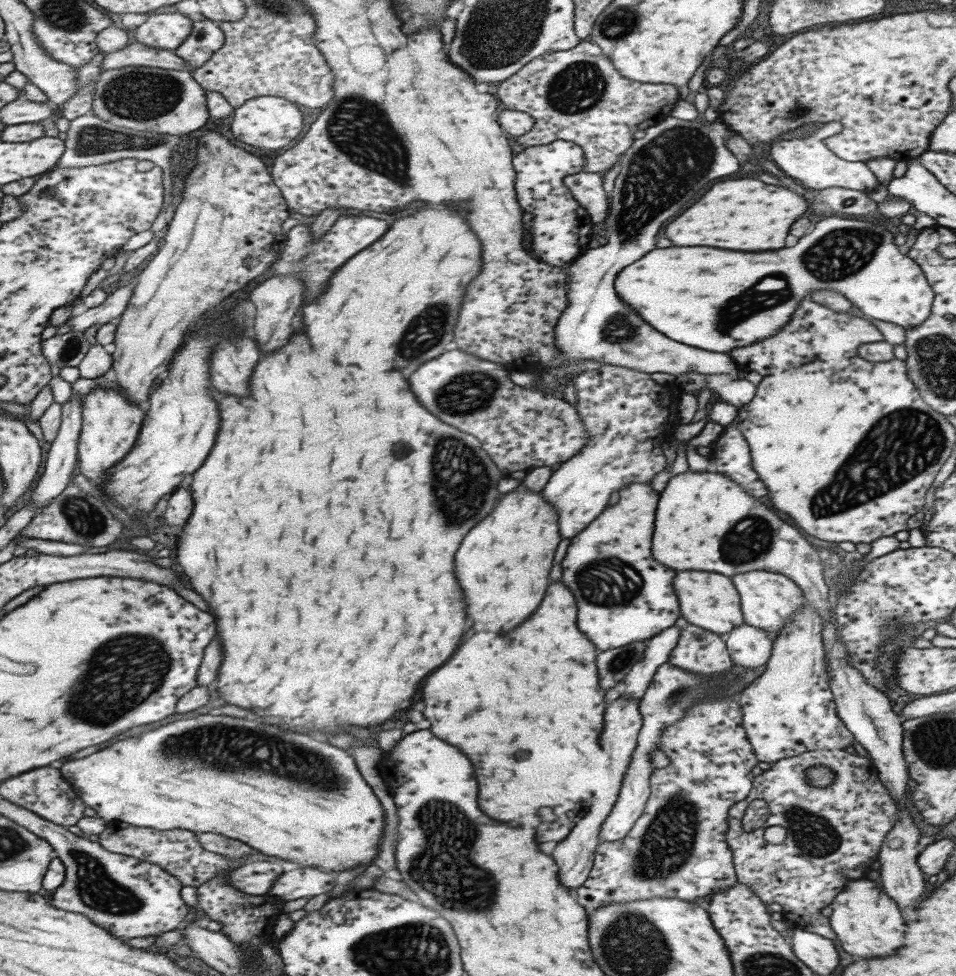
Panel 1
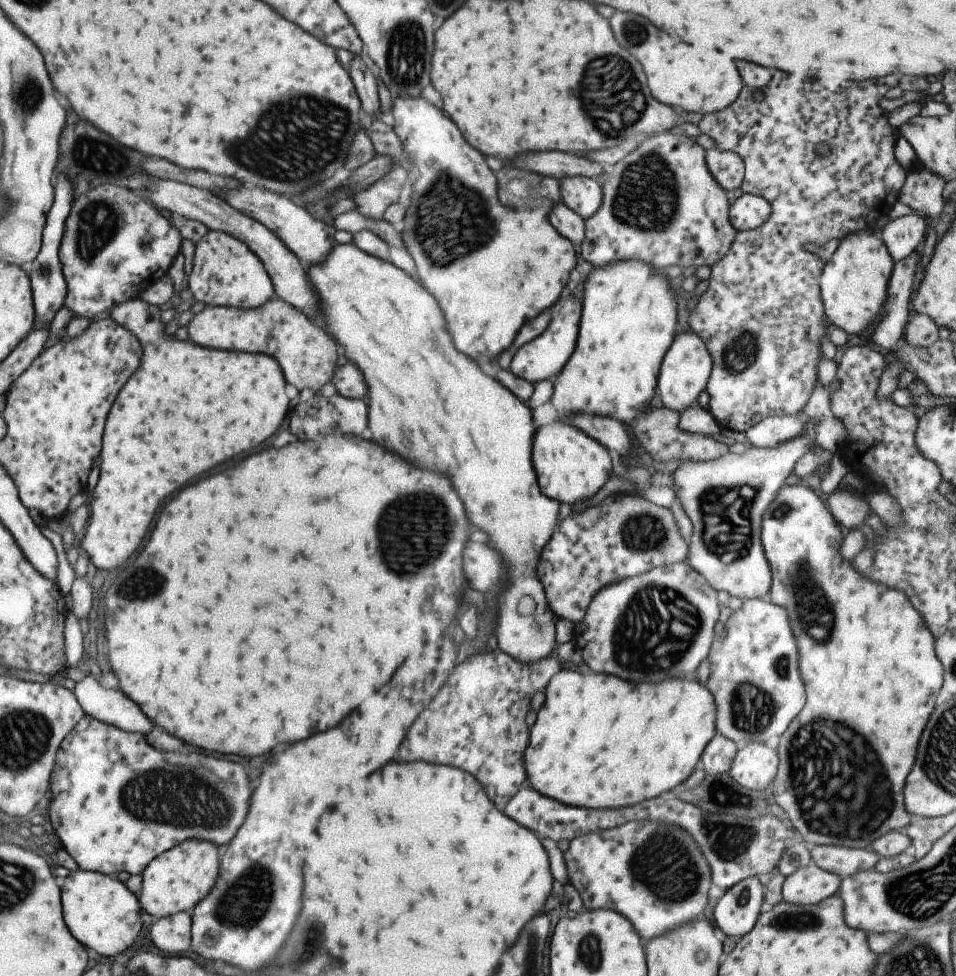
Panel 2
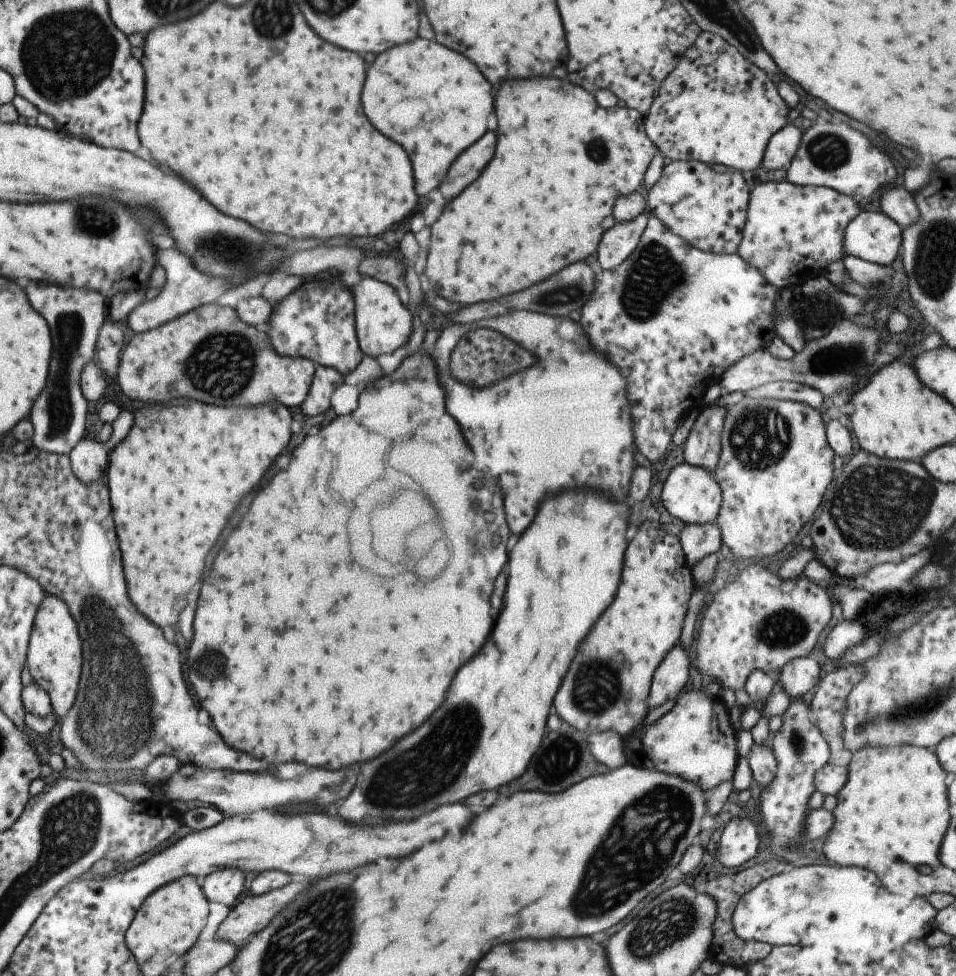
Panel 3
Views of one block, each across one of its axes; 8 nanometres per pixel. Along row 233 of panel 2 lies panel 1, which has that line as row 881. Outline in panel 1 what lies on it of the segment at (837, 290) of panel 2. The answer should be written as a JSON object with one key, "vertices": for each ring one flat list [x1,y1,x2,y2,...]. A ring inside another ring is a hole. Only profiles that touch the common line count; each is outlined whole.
{"vertices":[[871,880,849,882,849,886,845,886,845,890,831,902,831,928,841,942,841,948,851,956,881,958,903,946,905,920,901,918,901,910,897,908,897,902,893,902,885,892,879,892,875,886,877,884]]}

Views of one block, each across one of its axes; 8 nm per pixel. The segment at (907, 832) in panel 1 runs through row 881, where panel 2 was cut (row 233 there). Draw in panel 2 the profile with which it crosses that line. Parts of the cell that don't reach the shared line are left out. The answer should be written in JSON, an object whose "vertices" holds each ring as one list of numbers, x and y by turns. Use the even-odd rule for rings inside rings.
{"vertices":[[907,214,903,218,889,222,881,230,881,242,887,248,889,256,895,262,899,262,907,258,913,250,921,248,925,240,925,232,927,232,925,220,919,218,917,214]]}

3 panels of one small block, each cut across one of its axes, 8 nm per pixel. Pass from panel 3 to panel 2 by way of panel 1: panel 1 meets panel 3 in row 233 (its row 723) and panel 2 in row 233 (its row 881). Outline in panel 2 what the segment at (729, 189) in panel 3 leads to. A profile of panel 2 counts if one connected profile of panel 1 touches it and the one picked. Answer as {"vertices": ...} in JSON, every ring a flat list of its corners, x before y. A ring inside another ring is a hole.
{"vertices":[[673,132,649,136,629,156,609,168,603,178,603,204,597,214,583,222,585,240,579,248,579,256,595,270,605,270,605,266,609,268,615,262,641,262,647,264,649,270,655,268,655,272,673,264,683,266,683,270,697,270,699,266,711,268,727,254,733,238,737,236,737,230,729,222,731,204,727,200,727,192,709,174,705,166,705,150,701,150,693,138,677,136]]}

